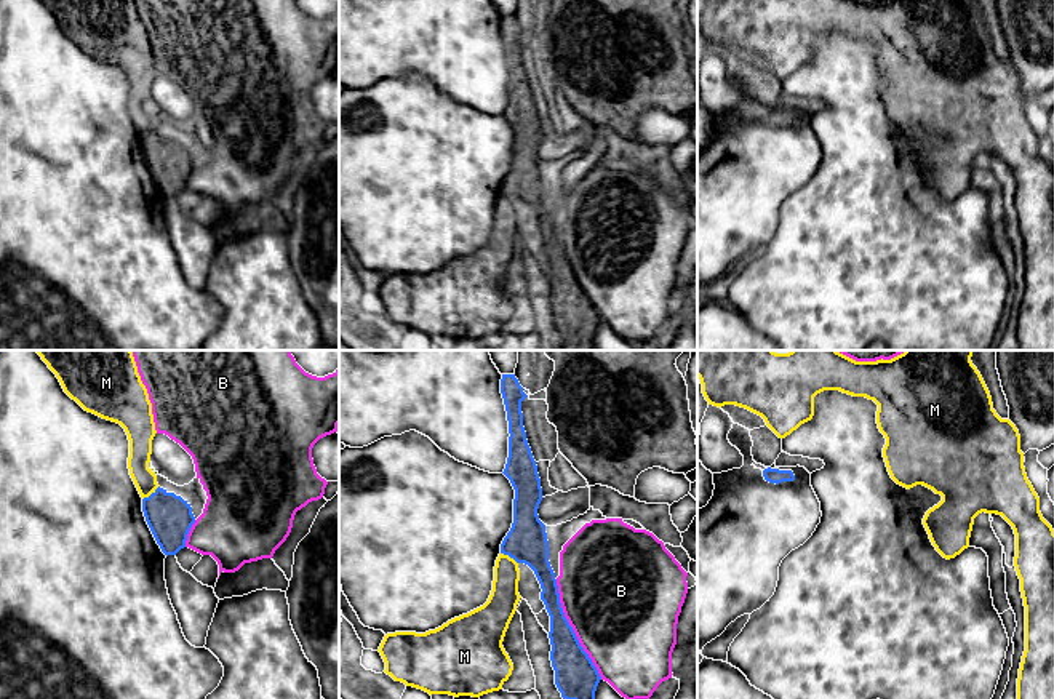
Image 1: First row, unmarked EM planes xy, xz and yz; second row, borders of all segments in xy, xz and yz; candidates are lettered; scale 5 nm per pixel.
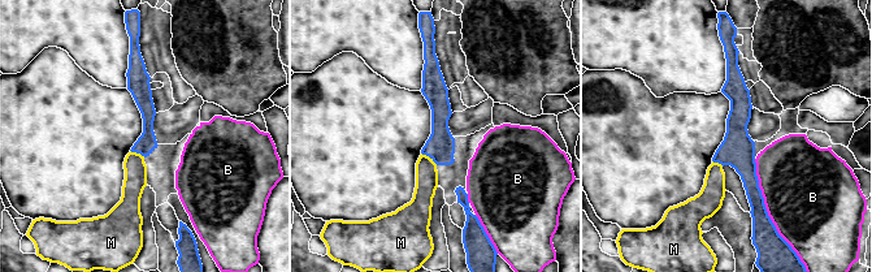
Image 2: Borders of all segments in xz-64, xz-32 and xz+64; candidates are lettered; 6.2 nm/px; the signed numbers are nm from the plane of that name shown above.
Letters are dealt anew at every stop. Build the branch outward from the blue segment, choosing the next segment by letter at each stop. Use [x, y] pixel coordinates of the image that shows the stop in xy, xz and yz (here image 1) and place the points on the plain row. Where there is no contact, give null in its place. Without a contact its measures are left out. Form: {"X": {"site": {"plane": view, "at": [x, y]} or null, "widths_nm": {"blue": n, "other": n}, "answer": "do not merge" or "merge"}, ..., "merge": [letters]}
{"B": {"site": {"plane": "xz", "at": [571, 271]}, "widths_nm": {"blue": 220, "other": 480}, "answer": "do not merge"}, "M": {"site": {"plane": "xy", "at": [152, 135]}, "widths_nm": {"blue": 220, "other": 110}, "answer": "do not merge"}, "merge": []}

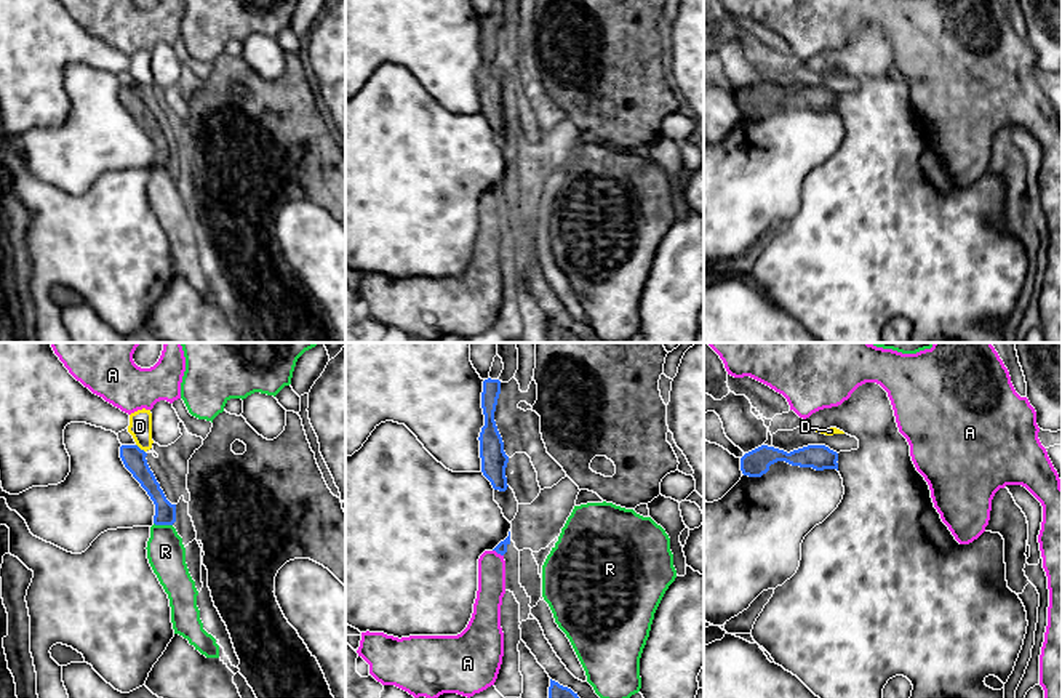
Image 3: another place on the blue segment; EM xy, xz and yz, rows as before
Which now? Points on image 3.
{"A": {"site": {"plane": "xz", "at": [498, 194]}, "widths_nm": {"blue": 60, "other": 140}, "answer": "do not merge"}, "D": {"site": {"plane": "xy", "at": [139, 90]}, "widths_nm": {"blue": 120, "other": 110}, "answer": "do not merge"}, "R": {"site": {"plane": "xy", "at": [163, 165]}, "widths_nm": {"blue": 110, "other": 190}, "answer": "do not merge"}, "merge": []}

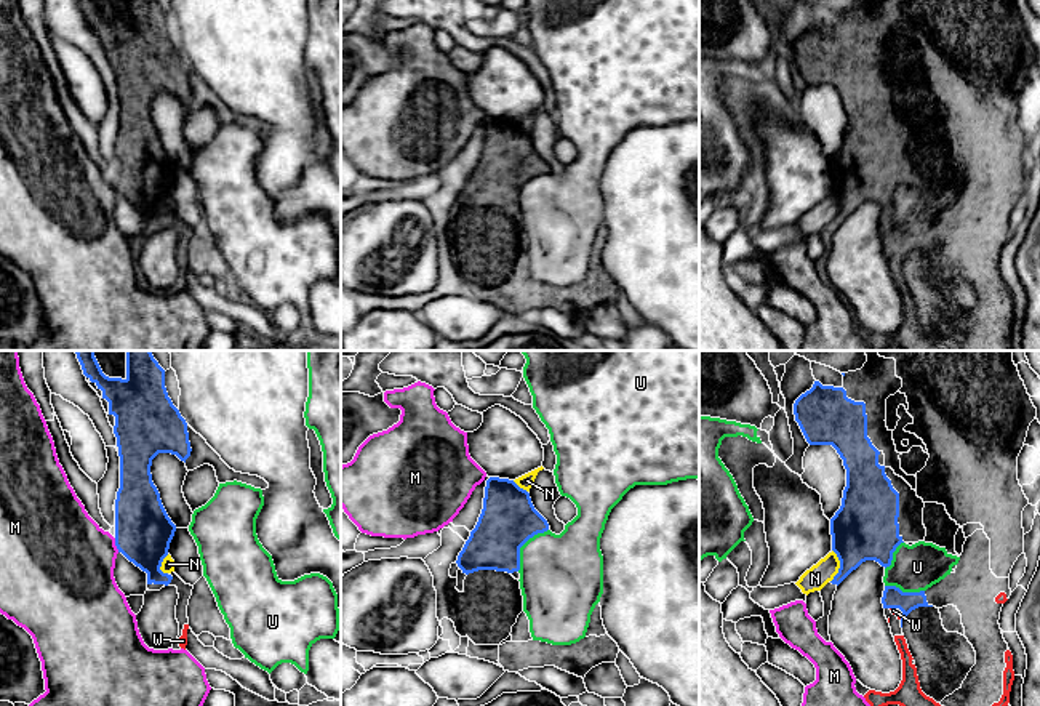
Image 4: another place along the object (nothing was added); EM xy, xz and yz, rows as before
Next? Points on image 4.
{"M": {"site": {"plane": "xy", "at": [116, 186]}, "widths_nm": {"blue": 280, "other": 460}, "answer": "do not merge"}, "N": {"site": {"plane": "yz", "at": [840, 207]}, "widths_nm": {"blue": 320, "other": 120}, "answer": "do not merge"}, "U": {"site": {"plane": "xz", "at": [522, 186]}, "widths_nm": {"blue": 280, "other": 420}, "answer": "do not merge"}, "W": {"site": {"plane": "yz", "at": [893, 248]}, "widths_nm": {"blue": 110, "other": 30}, "answer": "merge"}, "merge": ["W"]}

